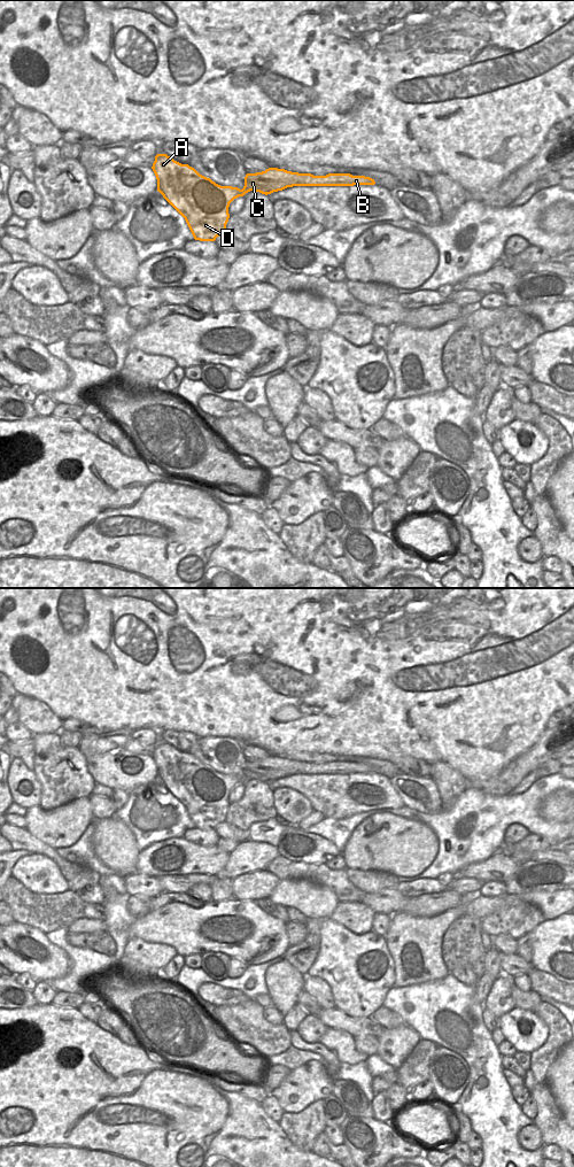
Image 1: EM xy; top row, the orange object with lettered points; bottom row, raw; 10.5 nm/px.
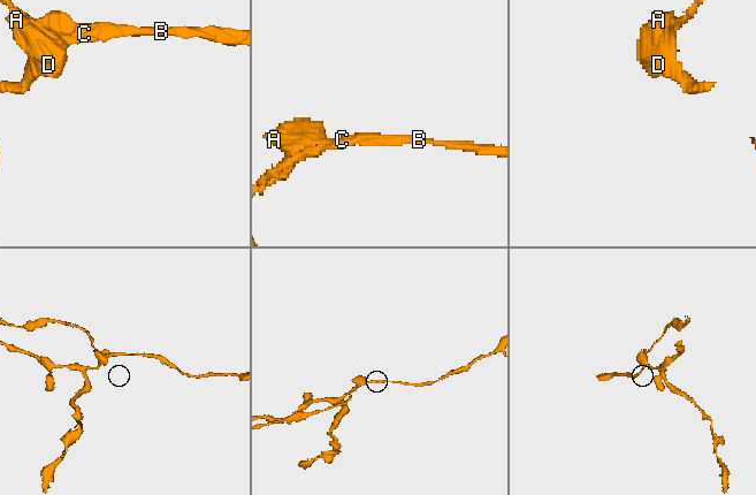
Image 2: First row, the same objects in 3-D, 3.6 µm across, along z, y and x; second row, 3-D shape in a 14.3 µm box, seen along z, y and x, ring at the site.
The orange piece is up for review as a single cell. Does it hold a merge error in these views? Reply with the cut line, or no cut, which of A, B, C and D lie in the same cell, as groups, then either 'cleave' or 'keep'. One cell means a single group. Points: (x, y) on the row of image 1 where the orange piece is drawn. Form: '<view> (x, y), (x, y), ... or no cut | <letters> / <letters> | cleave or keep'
xy (242, 190), (239, 195) | A D / B C | cleave

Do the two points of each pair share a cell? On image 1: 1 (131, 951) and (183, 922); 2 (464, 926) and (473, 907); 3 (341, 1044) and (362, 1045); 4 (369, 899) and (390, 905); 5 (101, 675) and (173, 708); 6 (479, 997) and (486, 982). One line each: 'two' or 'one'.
1: two
2: two
3: two
4: one
5: one
6: one

